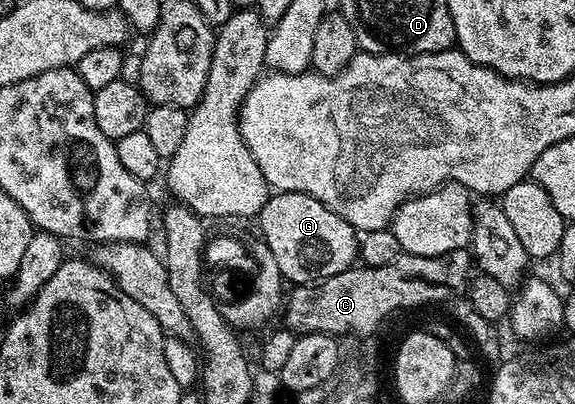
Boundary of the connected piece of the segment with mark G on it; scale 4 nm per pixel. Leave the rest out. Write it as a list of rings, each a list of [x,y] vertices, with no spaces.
[[[298,192],[273,193],[268,203],[260,210],[259,222],[259,237],[263,238],[270,252],[274,252],[274,260],[278,260],[278,268],[285,279],[292,284],[315,284],[323,282],[325,278],[338,276],[343,270],[352,269],[360,253],[357,230],[349,222],[342,220],[342,216],[326,208],[326,204],[314,200],[314,196],[306,196]]]

